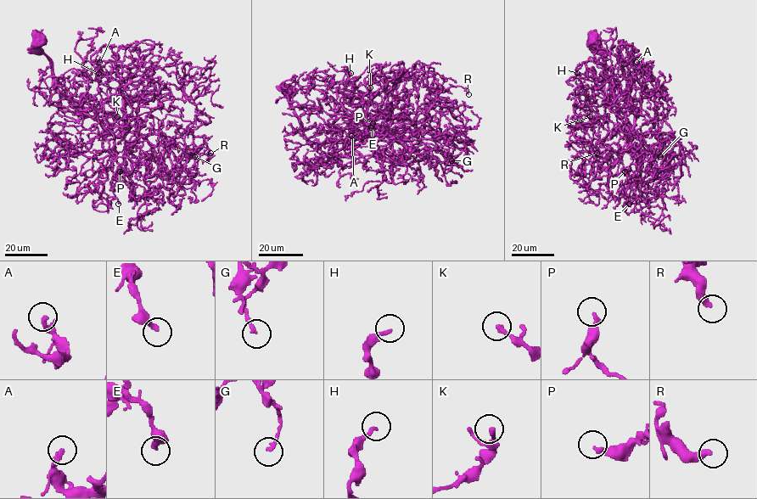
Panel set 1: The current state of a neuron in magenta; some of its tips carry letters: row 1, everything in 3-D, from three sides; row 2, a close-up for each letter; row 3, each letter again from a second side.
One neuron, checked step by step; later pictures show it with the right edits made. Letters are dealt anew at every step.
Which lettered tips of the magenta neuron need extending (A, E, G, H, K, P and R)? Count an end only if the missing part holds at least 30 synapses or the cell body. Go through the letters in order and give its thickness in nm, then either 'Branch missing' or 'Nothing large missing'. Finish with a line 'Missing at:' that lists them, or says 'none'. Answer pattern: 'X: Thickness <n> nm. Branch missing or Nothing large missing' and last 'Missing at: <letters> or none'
A: Thickness 260 nm. Nothing large missing
E: Thickness 320 nm. Nothing large missing
G: Thickness 190 nm. Nothing large missing
H: Thickness 200 nm. Nothing large missing
K: Thickness 240 nm. Nothing large missing
P: Thickness 240 nm. Nothing large missing
R: Thickness 360 nm. Nothing large missing
Missing at: none

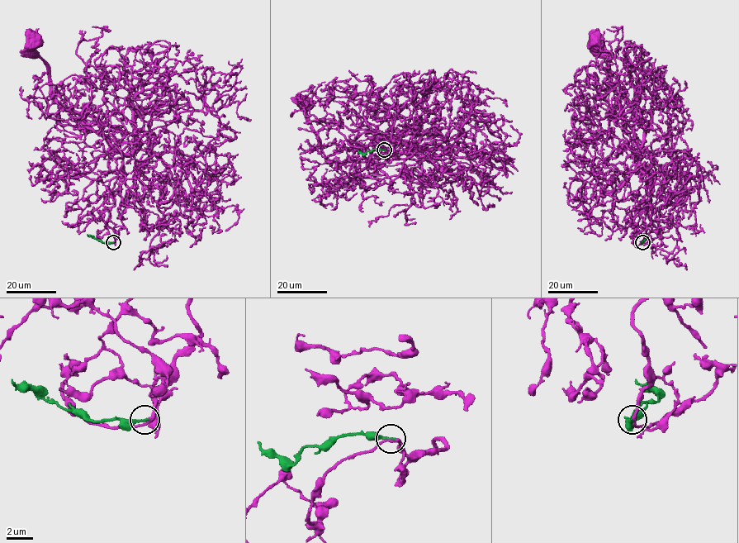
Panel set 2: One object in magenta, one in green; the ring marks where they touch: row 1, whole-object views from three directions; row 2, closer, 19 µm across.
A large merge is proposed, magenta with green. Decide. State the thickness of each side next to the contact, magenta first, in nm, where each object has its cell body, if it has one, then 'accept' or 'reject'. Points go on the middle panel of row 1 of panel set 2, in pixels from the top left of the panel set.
calibres 170 and 220 nm; soma magenta (304, 103); soma green none; accept

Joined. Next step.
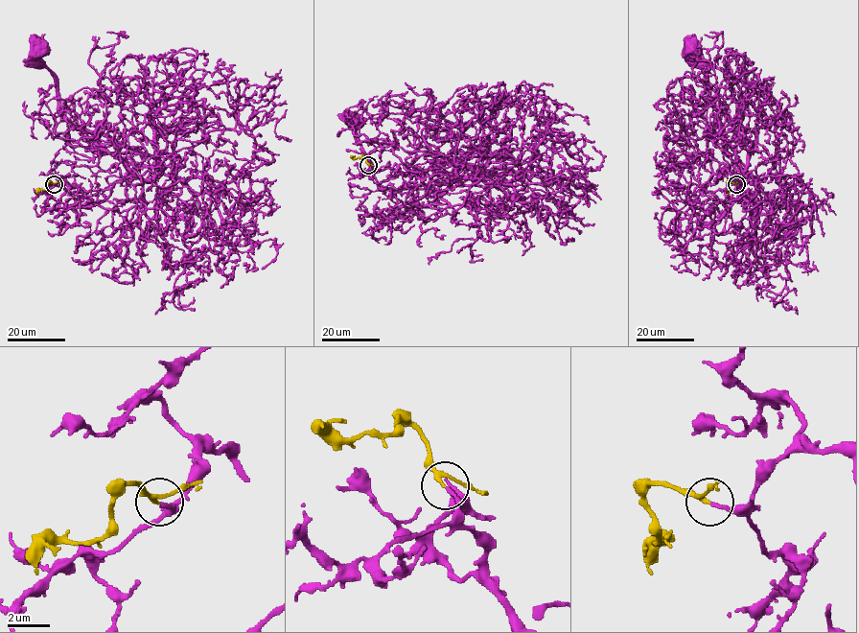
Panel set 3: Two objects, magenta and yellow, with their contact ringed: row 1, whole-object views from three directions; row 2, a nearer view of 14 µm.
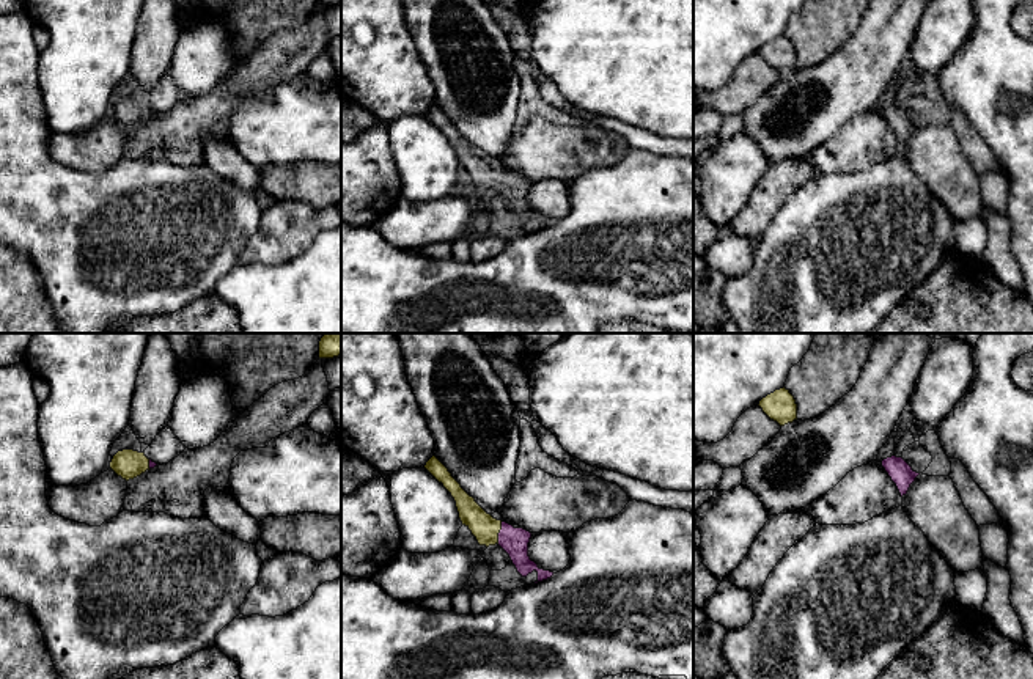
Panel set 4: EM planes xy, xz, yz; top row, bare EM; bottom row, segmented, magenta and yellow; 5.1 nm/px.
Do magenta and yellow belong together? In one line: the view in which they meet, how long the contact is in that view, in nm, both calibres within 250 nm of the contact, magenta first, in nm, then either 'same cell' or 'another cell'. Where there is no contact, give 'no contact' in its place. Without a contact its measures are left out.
contact in xz; length 110 nm; calibres 140 and 140 nm; same cell

